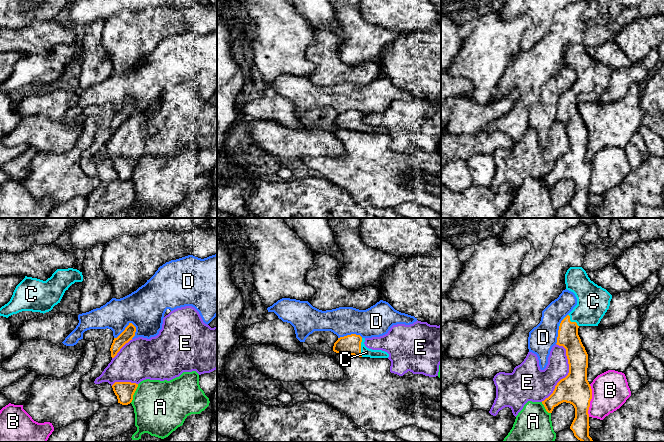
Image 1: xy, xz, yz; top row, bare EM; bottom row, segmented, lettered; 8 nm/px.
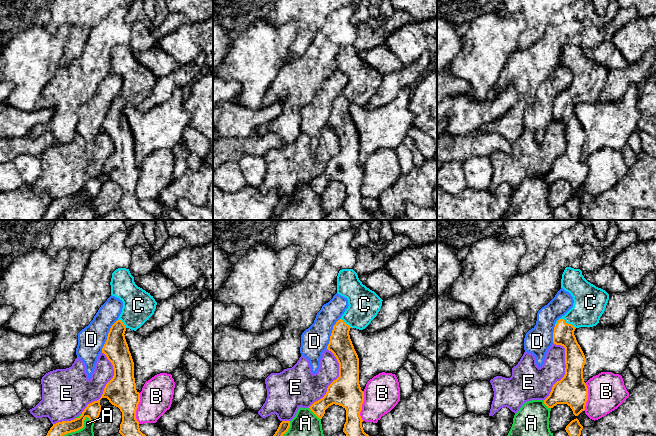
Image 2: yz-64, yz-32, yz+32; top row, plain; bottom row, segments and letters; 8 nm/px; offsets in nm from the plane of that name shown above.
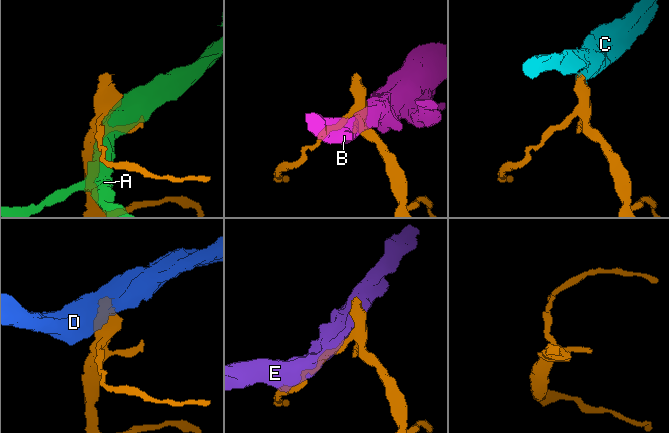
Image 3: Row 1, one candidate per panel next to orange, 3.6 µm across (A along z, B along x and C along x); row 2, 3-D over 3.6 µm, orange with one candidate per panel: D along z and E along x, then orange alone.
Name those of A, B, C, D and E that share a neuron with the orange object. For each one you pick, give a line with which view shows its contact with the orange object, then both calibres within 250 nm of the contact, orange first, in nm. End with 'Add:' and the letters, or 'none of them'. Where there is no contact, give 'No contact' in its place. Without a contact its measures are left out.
C: Touches orange in xz. Thickness 160 nm (orange) against 80 nm
Add: C

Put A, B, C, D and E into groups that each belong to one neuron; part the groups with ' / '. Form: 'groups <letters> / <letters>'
groups A E / B / C / D

